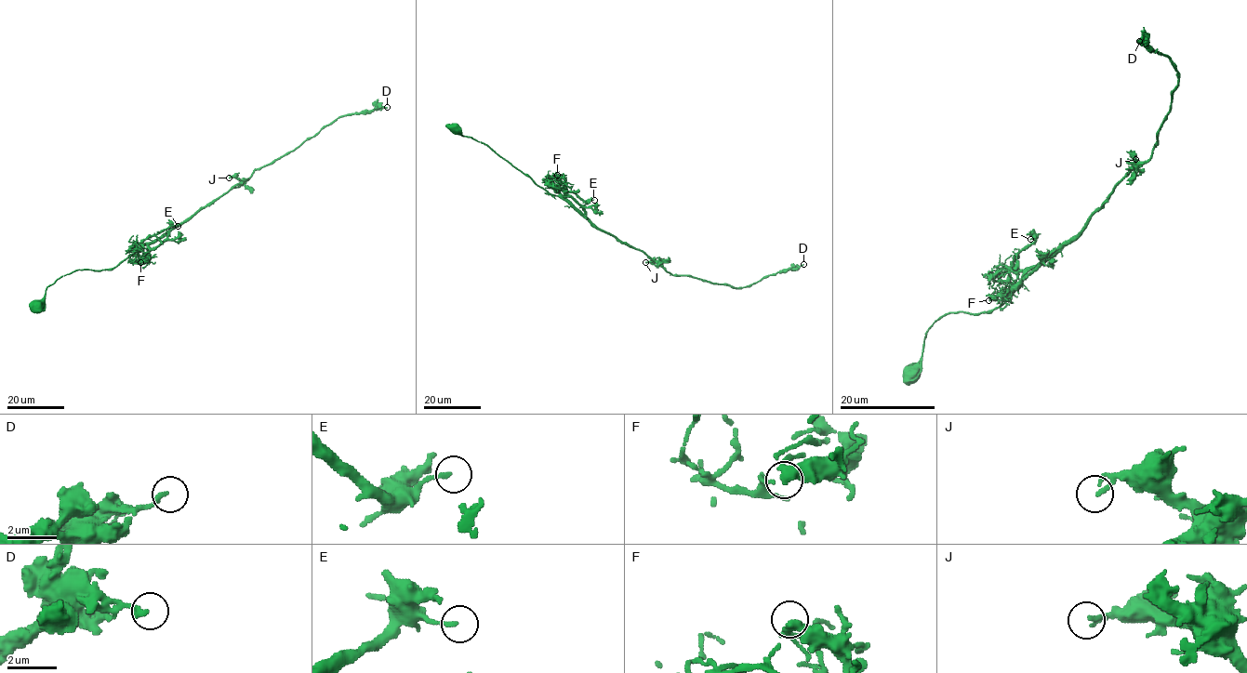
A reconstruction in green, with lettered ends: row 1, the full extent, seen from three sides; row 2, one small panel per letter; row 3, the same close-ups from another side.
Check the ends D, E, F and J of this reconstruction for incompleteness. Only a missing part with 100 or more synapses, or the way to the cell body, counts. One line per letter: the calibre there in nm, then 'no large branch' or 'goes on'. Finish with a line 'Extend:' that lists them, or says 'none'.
D: 180 nm | no large branch
E: 150 nm | no large branch
F: 280 nm | no large branch
J: 170 nm | no large branch
Extend: none

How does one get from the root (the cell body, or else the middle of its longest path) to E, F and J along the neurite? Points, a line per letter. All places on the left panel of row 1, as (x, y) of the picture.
E: (37, 306), (46, 288), (62, 276), (76, 270), (112, 270), (129, 257), (147, 239), (171, 226), (178, 226)
F: (37, 306), (46, 288), (62, 276), (76, 270), (112, 270), (141, 245), (148, 257), (140, 262)
J: (37, 306), (46, 288), (62, 276), (76, 270), (112, 270), (141, 245), (163, 237), (240, 181), (229, 178)

